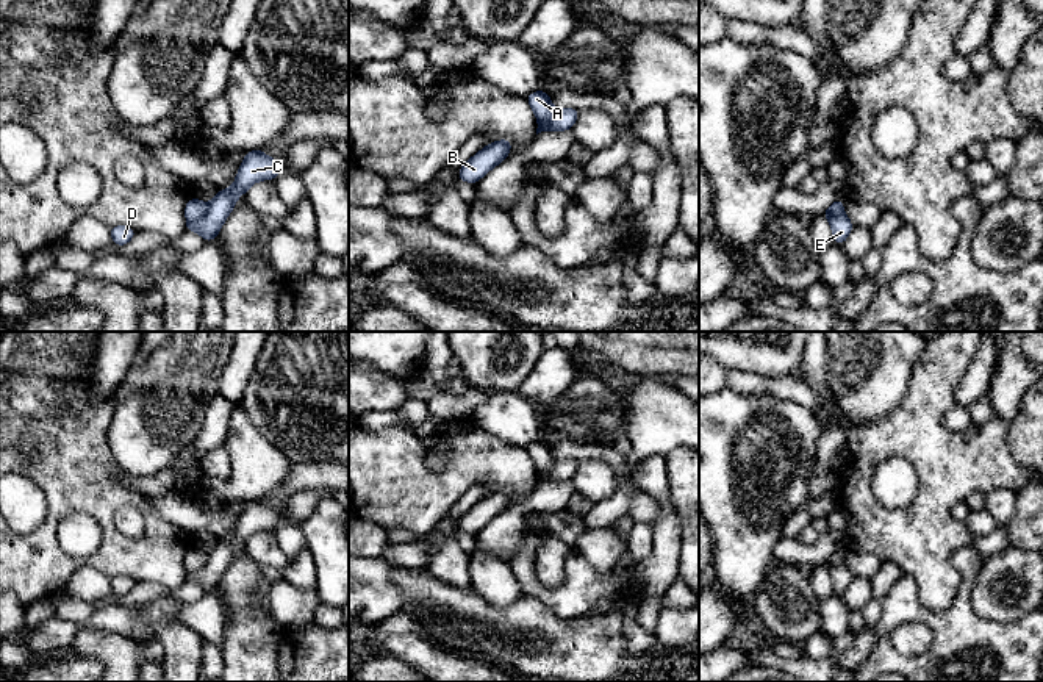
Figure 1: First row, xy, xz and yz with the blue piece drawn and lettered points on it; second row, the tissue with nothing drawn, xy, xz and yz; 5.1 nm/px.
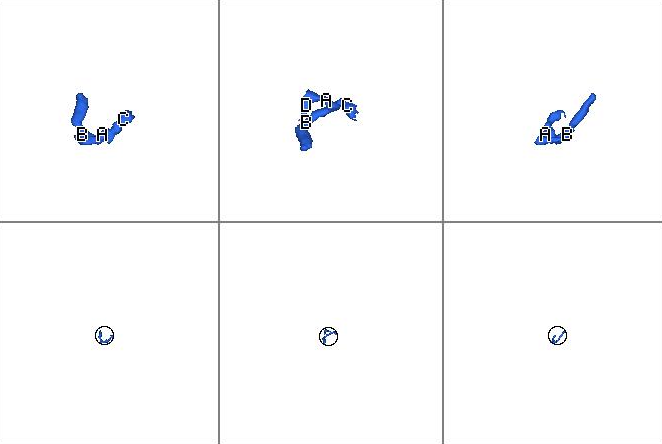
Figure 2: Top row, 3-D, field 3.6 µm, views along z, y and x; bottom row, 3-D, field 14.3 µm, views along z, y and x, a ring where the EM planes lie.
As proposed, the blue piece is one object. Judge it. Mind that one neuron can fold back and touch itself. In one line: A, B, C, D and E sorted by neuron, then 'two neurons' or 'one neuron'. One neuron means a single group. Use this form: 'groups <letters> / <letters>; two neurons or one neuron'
groups A D / B C E; two neurons

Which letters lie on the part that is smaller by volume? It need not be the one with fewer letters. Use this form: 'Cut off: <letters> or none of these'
Cut off: A, D

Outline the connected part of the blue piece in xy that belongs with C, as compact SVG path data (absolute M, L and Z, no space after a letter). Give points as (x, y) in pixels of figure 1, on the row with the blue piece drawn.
M253 149L249 150L238 167L235 183L228 189L220 189L208 203L205 216L192 225L186 224L186 232L199 233L205 242L217 238L224 222L238 203L238 197L256 181L274 180L280 175L280 161Z

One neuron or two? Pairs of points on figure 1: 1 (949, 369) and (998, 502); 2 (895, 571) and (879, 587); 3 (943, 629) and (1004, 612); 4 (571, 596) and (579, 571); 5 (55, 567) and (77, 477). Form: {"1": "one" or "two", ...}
{"1": "two", "2": "one", "3": "two", "4": "one", "5": "one"}

